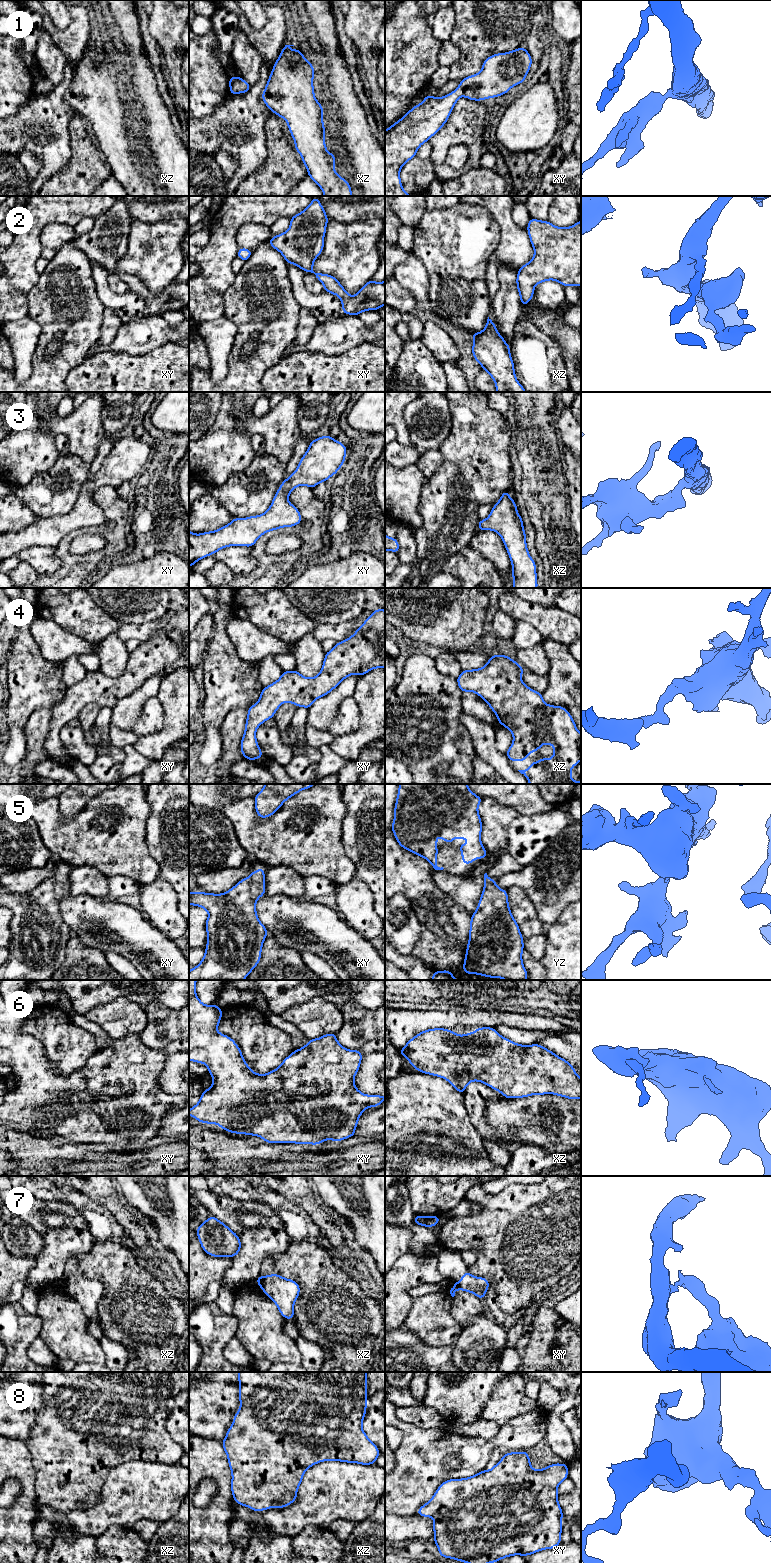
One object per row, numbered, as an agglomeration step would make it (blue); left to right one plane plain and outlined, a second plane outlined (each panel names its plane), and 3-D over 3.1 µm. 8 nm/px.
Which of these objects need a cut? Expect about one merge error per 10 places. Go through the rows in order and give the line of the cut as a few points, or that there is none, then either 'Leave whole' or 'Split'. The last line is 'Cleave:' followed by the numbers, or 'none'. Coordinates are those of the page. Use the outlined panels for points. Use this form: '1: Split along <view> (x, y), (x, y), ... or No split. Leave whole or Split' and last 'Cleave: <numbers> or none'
1: No split. Leave whole
2: No split. Leave whole
3: No split. Leave whole
4: No split. Leave whole
5: No split. Leave whole
6: No split. Leave whole
7: Split along xy (454, 1284), (461, 1289). Split
8: No split. Leave whole
Cleave: 7

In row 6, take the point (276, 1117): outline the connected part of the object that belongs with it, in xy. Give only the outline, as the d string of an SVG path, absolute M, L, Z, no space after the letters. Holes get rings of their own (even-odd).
M189 980L189 1061L195 1061L208 1066L208 1073L214 1078L212 1086L205 1089L200 1096L199 1102L189 1110L189 1115L197 1119L200 1123L212 1123L219 1125L223 1130L230 1133L246 1134L248 1136L254 1135L261 1137L266 1143L297 1143L297 1144L312 1144L318 1145L325 1140L342 1141L346 1138L354 1136L355 1129L358 1124L359 1117L368 1107L378 1107L385 1096L381 1095L366 1095L360 1092L355 1084L354 1078L358 1072L362 1060L362 1053L360 1050L348 1050L341 1046L336 1038L335 1033L323 1035L317 1039L310 1039L309 1042L302 1048L294 1050L288 1057L286 1057L281 1065L268 1072L267 1074L256 1074L245 1062L242 1052L235 1041L225 1034L217 1031L217 1027L221 1021L222 1009L216 1004L204 1005L198 998L195 987L197 980Z

